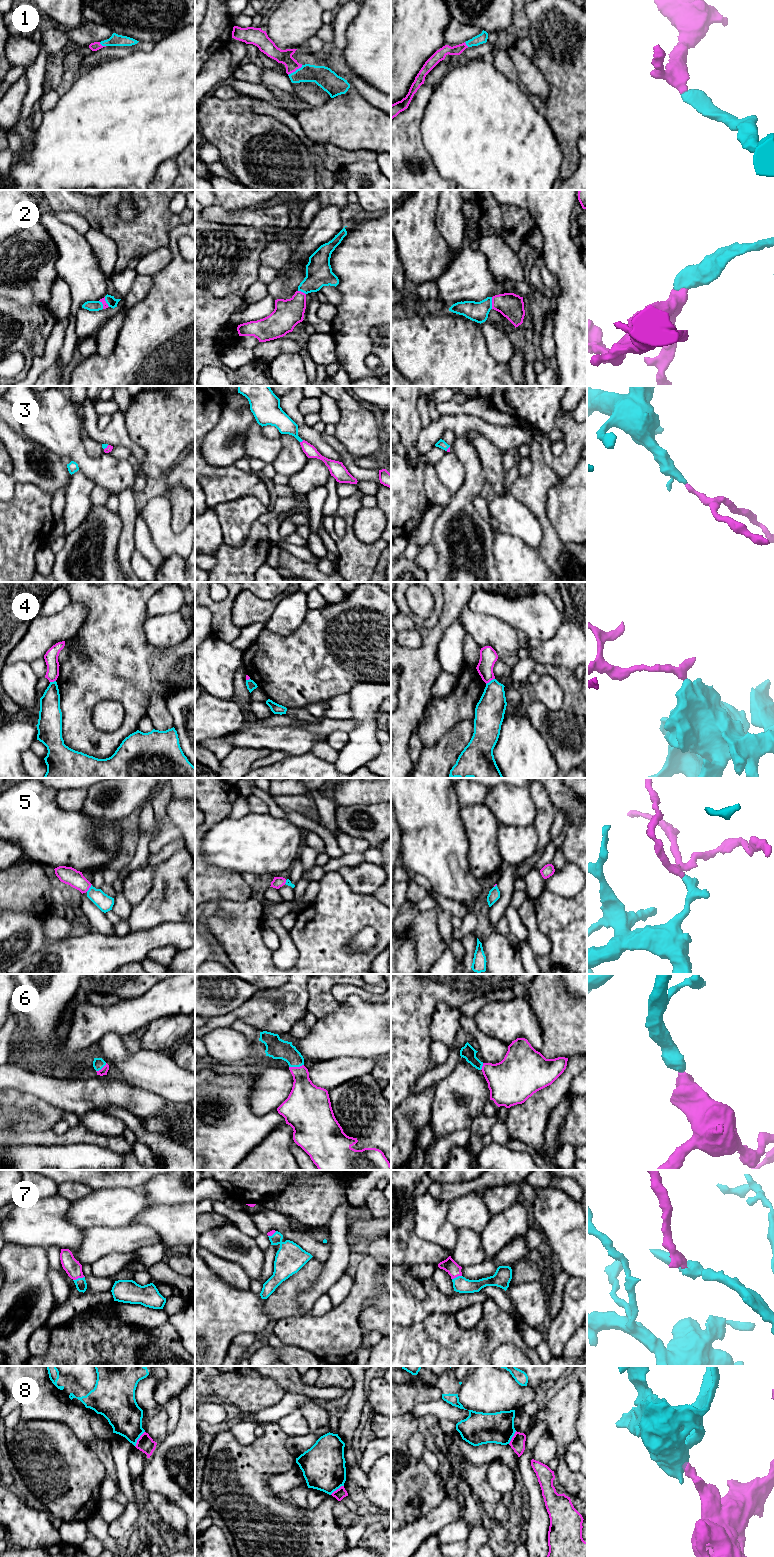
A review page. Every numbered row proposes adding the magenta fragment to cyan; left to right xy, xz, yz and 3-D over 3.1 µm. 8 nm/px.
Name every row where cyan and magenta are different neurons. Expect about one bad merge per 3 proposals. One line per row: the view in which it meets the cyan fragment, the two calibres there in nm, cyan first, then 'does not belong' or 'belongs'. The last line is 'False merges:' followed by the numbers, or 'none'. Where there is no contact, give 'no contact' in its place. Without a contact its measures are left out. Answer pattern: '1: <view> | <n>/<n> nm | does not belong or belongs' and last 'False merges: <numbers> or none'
1: xz | 160/110 nm | belongs
2: yz | 160/200 nm | belongs
3: xz | 140/100 nm | belongs
4: yz | 240/140 nm | does not belong
5: xy | 130/140 nm | belongs
6: xz | 160/240 nm | belongs
7: xy | 90/140 nm | belongs
8: xy | 280/140 nm | does not belong
False merges: 4, 8

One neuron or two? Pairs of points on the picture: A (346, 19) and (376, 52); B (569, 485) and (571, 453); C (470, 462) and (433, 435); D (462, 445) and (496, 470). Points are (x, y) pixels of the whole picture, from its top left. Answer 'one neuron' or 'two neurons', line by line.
A: two neurons
B: two neurons
C: two neurons
D: two neurons

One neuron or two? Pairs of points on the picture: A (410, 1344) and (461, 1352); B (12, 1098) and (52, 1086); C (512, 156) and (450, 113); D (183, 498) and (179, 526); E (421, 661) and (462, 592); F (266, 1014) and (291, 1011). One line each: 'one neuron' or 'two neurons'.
A: one neuron
B: two neurons
C: one neuron
D: one neuron
E: one neuron
F: one neuron

